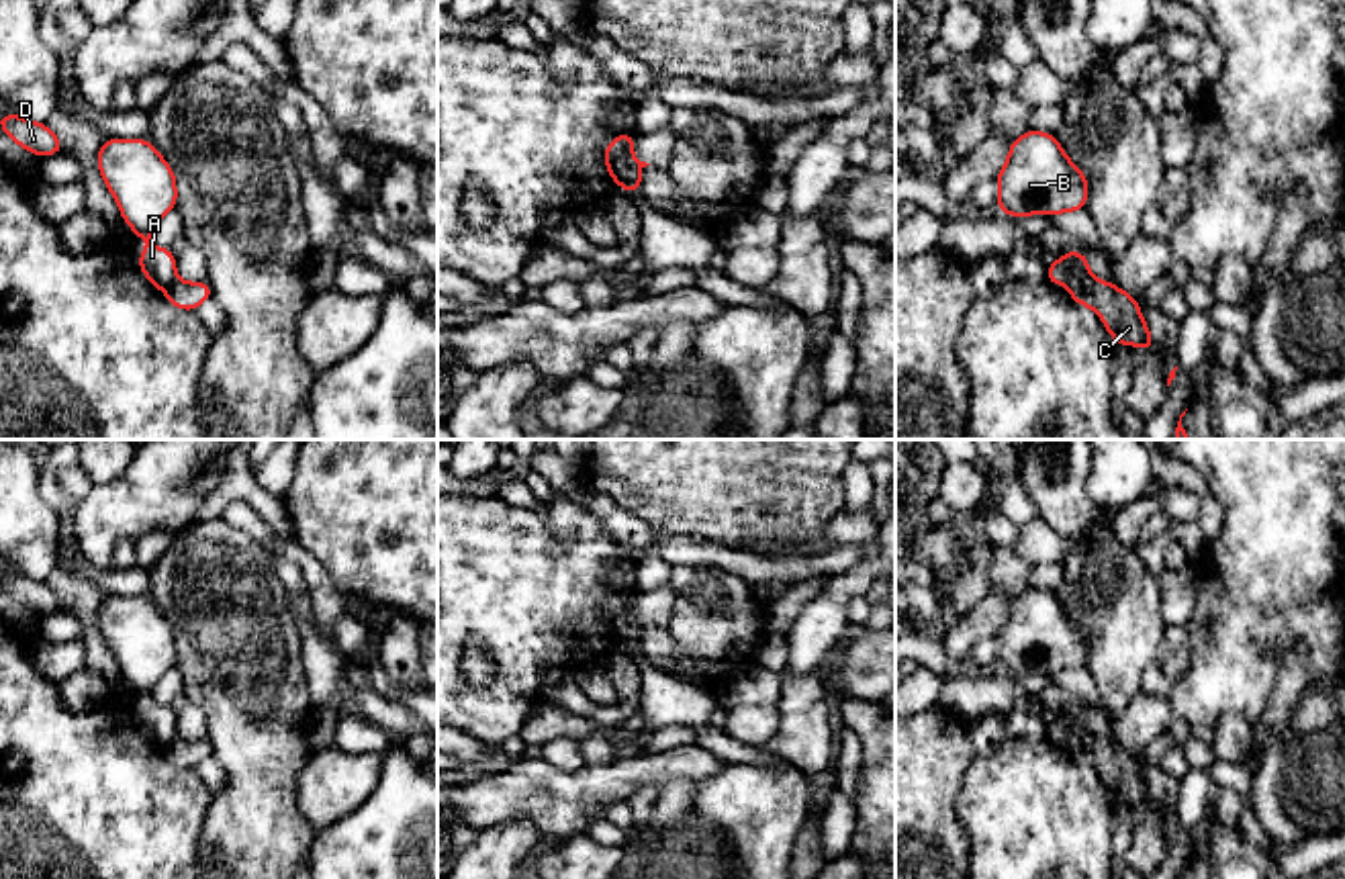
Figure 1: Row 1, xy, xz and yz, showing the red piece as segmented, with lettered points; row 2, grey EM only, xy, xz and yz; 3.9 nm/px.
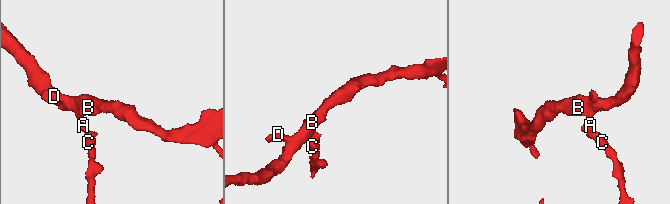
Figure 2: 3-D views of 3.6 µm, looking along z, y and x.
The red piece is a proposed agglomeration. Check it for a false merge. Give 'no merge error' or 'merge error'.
merge error

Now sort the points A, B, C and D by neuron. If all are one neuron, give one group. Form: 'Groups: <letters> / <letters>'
Groups: A B D / C

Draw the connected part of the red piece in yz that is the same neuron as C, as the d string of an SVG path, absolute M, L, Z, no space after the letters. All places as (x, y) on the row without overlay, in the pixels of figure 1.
M1089 736L1085 740L1073 738L1065 750L1081 765L1089 765L1100 773L1114 801L1141 803L1145 809L1153 807L1155 797L1141 773L1141 765L1122 746Z

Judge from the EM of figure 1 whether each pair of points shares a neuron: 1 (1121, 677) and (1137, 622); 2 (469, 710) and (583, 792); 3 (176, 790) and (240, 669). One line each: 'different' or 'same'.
1: same
2: different
3: different

